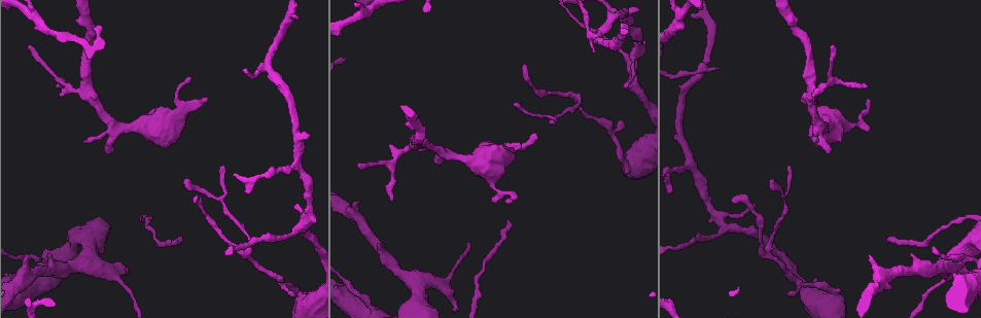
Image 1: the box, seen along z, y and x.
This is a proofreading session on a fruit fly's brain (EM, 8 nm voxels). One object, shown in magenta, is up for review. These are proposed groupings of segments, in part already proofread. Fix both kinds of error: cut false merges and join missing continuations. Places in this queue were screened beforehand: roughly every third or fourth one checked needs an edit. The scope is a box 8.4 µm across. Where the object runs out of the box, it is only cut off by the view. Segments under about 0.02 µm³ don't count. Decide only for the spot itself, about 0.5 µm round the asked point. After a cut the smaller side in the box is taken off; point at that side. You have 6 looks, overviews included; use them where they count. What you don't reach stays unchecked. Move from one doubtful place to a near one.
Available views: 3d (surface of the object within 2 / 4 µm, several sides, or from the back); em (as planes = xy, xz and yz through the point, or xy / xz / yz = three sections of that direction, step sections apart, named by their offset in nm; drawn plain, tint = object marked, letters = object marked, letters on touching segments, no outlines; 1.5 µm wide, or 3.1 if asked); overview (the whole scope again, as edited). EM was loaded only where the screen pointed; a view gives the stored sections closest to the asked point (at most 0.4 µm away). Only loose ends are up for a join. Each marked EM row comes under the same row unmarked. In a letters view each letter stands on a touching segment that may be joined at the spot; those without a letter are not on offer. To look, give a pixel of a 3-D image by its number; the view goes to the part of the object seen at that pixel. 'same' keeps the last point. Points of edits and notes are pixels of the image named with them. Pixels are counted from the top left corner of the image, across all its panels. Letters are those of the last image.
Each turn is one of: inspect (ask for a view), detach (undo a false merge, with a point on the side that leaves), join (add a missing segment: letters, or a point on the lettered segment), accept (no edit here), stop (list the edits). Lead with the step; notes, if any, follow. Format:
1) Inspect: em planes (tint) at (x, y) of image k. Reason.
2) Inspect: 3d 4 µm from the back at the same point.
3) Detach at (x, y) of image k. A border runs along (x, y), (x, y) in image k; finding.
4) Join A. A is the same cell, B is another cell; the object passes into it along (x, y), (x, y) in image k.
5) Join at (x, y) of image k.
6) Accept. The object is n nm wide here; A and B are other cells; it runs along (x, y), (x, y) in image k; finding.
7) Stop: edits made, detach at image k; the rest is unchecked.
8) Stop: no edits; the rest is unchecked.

Inspect: em planes (letters) at (579, 100) of image 1. Three-way junction.

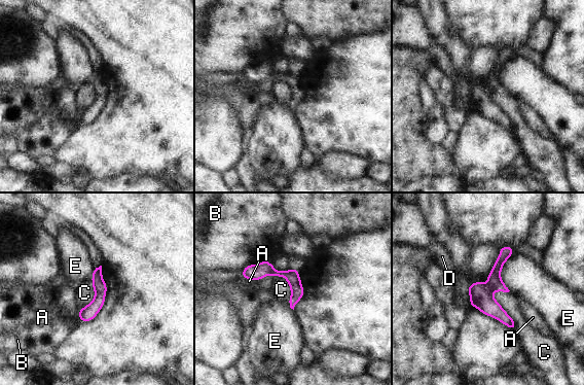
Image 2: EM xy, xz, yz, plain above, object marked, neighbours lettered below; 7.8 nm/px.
Accept. The object is 110 nm wide here; A, B, C, D and E are other cells; it runs along (508, 248), (488, 302), (512, 325) in image 2; continuous, no second neuron.

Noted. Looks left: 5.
Inspect: em yz step 4 (tint) at (595, 36) of image 1. Arms part here.

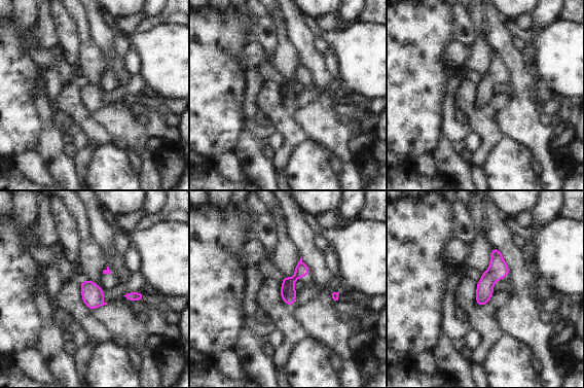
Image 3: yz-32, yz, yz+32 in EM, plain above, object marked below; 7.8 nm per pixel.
Inspect: em planes (letters) at the same point.

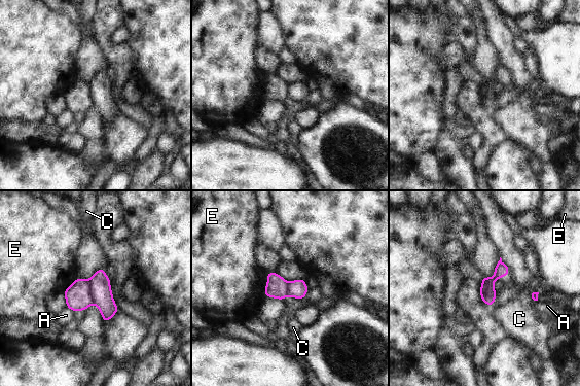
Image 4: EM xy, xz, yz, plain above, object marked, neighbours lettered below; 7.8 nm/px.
Detach at (78, 297) of image 4. A, C and E are other cells; a border runs along (87, 281), (91, 287), (93, 303) in image 4; two neurons meet here.

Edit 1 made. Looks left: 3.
Inspect: overview. Redraw.

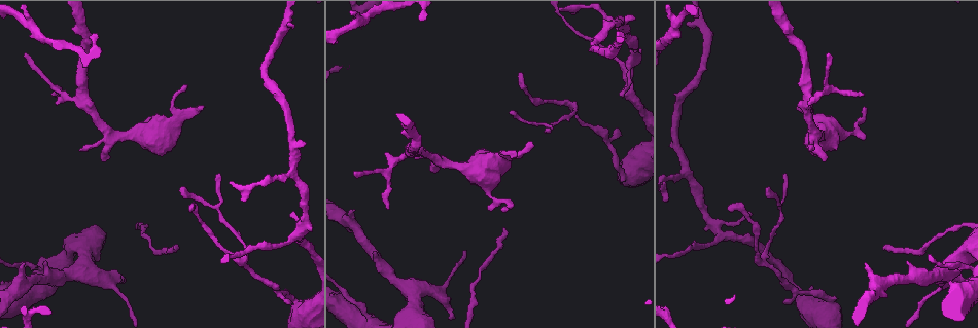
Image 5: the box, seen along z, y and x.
Inspect: 3d 4 µm at (840, 133) of image 5. A narrow waist.

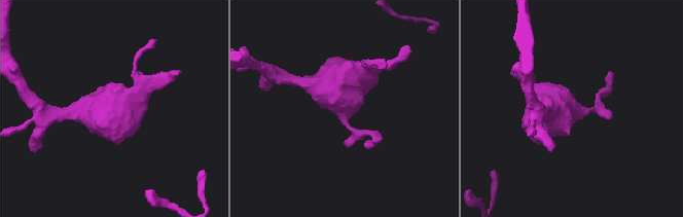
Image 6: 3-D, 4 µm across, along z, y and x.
Inspect: em planes (letters) at (346, 107) of image 6. Shape alone is not enough.

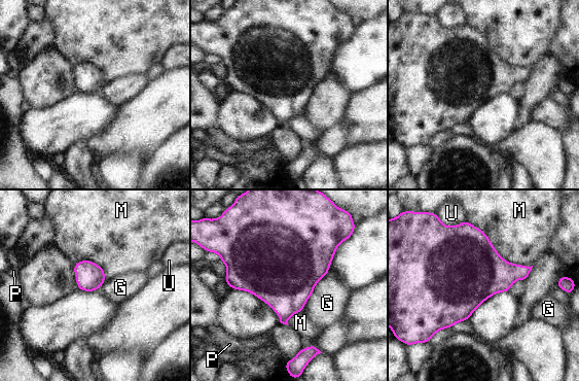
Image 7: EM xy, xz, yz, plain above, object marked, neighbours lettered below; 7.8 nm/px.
Accept. G, M, P and U are other cells; a border runs along (466, 220), (505, 260), (532, 266) in image 7; continuous, no second neuron.

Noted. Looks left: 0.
Stop: edits made, detach at image 4; the rest is unchecked.

